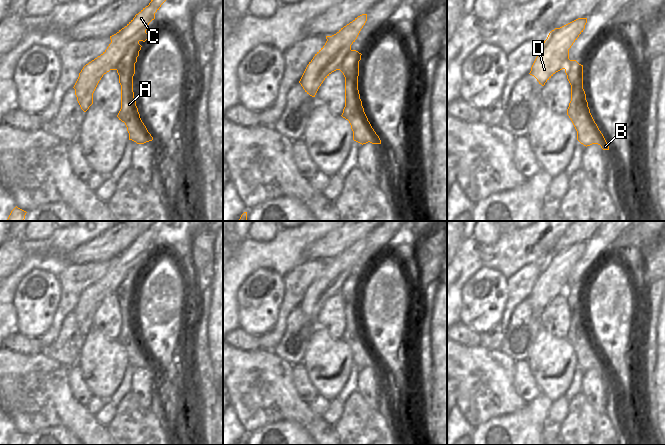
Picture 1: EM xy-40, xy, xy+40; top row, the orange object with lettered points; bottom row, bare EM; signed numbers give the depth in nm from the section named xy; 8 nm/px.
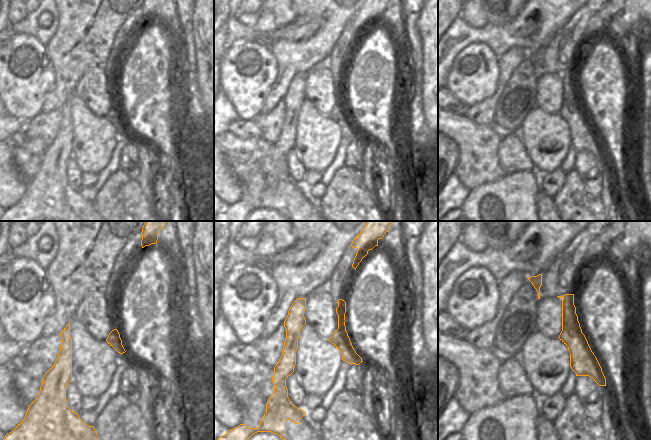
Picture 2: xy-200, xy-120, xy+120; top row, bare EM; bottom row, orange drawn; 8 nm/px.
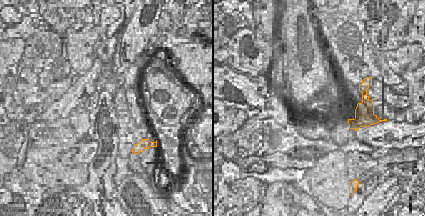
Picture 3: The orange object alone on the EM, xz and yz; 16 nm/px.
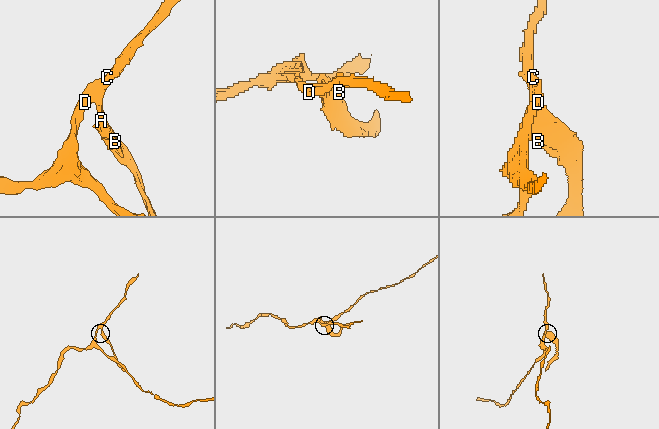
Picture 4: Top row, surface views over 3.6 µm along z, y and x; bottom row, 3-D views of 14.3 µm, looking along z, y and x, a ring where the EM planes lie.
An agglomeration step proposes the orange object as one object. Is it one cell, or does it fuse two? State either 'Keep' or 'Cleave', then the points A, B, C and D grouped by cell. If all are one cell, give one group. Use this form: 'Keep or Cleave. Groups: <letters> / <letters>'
Cleave. Groups: A B / C D.

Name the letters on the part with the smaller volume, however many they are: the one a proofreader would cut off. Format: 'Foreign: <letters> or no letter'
Foreign: A, B

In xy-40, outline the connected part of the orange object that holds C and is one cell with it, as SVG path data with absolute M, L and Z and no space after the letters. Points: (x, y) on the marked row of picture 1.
M151 0L124 28L110 36L111 43L100 56L83 67L73 88L84 112L93 104L93 93L103 75L110 70L117 70L127 51L132 46L141 48L139 42L145 42L150 37L146 33L147 27L165 1Z

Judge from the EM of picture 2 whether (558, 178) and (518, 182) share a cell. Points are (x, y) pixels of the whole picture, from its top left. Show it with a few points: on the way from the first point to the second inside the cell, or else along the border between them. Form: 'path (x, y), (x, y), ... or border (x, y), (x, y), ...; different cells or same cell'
border (538, 175), (540, 189); different cells

